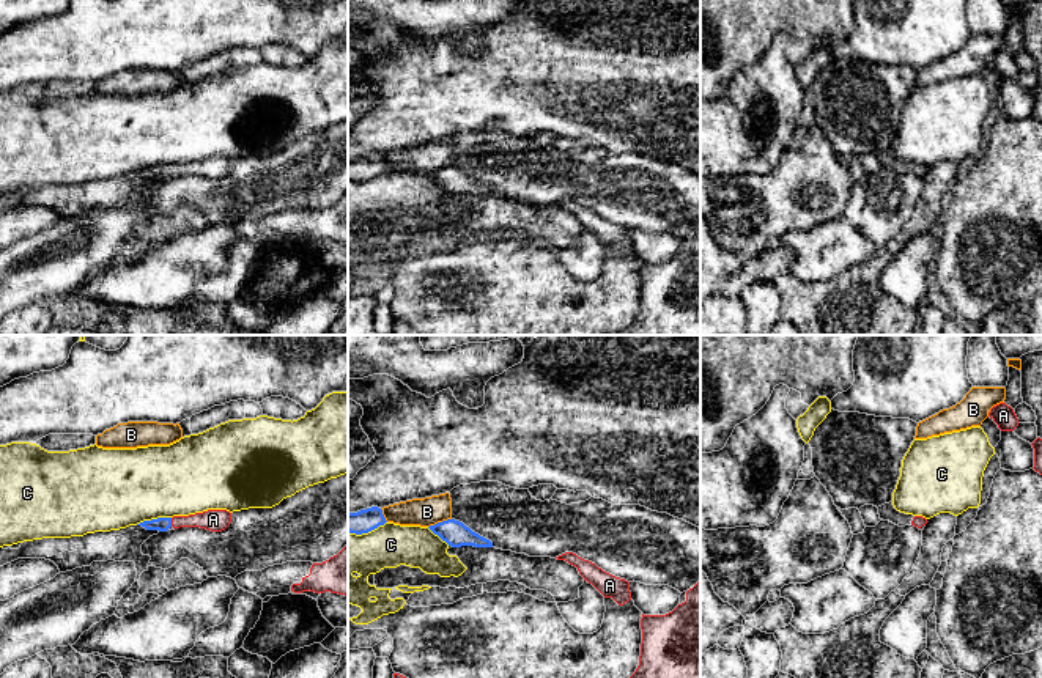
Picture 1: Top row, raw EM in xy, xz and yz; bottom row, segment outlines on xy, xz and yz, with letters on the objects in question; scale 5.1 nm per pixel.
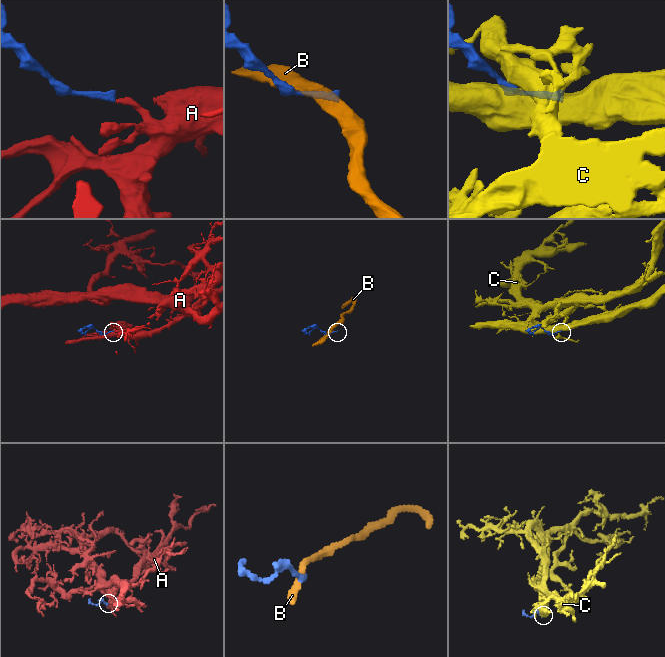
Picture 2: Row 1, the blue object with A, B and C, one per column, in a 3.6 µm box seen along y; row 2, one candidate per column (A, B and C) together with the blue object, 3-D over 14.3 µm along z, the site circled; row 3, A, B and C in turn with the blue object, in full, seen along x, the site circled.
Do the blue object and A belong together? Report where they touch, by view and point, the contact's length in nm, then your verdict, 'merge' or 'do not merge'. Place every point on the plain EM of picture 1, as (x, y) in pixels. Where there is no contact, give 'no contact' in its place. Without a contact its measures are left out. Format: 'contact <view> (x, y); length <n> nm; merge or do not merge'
contact xy (170, 170); length 50 nm; merge

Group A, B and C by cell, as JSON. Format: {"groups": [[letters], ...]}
{"groups": [["A"], ["B"], ["C"]]}

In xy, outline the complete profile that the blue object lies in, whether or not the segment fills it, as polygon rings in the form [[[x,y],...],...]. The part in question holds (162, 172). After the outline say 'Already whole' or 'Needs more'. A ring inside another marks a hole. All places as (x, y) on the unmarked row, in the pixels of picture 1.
[[[208,157],[203,160],[195,160],[189,164],[173,164],[173,165],[157,165],[151,168],[143,168],[137,173],[145,175],[146,178],[167,179],[170,175],[200,175],[211,179],[222,179],[231,170],[231,160],[227,157]]]. Needs more

